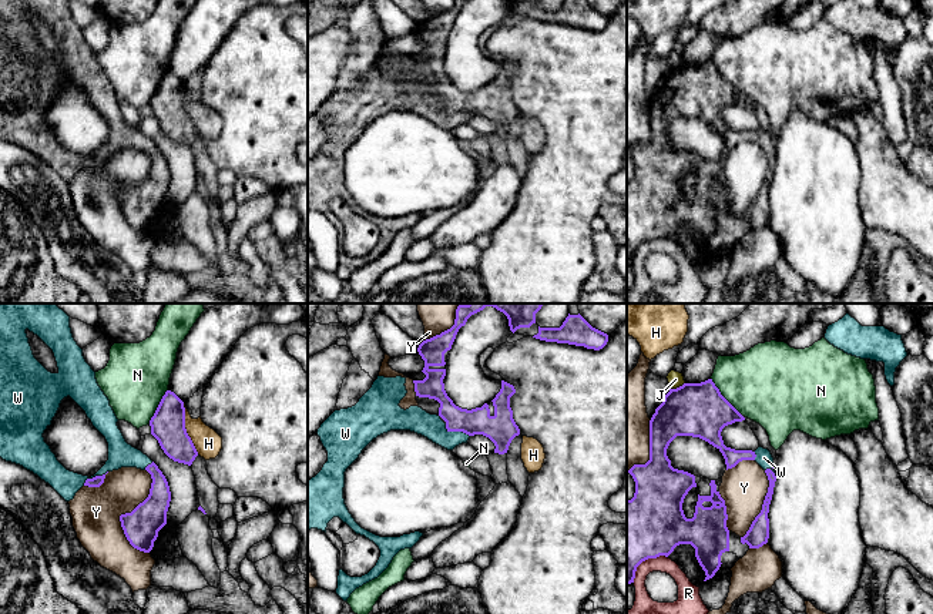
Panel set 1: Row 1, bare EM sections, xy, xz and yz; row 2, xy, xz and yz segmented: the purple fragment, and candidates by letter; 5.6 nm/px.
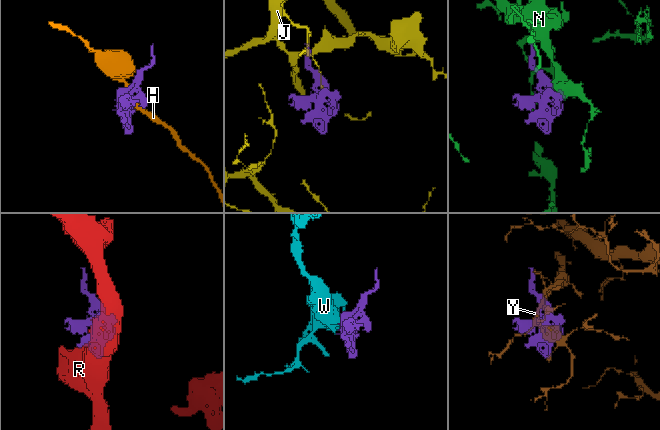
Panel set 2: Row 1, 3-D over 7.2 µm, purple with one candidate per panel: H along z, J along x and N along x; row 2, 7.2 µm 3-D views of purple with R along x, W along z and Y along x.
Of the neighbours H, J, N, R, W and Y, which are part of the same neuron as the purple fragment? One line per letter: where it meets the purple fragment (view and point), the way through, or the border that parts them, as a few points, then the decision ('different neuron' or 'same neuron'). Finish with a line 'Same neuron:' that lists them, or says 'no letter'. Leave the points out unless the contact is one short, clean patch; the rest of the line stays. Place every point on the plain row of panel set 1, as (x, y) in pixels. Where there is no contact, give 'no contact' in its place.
H: xy (185, 110) | different neuron
J: yz (677, 69) | along yz (684, 63), (671, 70) | different neuron
N: yz (724, 79) | different neuron
R: yz (644, 241) | different neuron
W: xz (456, 111) | same neuron
Y: xy (126, 194) | different neuron
Same neuron: W

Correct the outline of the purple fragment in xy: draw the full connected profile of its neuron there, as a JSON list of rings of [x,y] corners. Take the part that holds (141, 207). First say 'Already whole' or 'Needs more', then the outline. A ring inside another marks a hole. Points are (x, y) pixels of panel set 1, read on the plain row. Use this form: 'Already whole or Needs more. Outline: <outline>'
Needs more. Outline: [[[0,0],[0,138],[23,147],[48,164],[66,182],[83,168],[100,168],[105,155],[121,148],[137,148],[151,155],[148,178],[131,194],[120,197],[130,225],[150,234],[158,212],[167,205],[171,182],[168,162],[158,147],[141,131],[128,125],[117,107],[117,97],[108,78],[97,64],[95,53],[85,43],[83,30],[73,19],[70,0]],[[26,11],[37,16],[54,34],[58,53],[48,53],[33,36]],[[70,77],[87,95],[108,124],[108,141],[91,158],[67,151],[44,123],[43,114],[51,105],[60,84]]]

